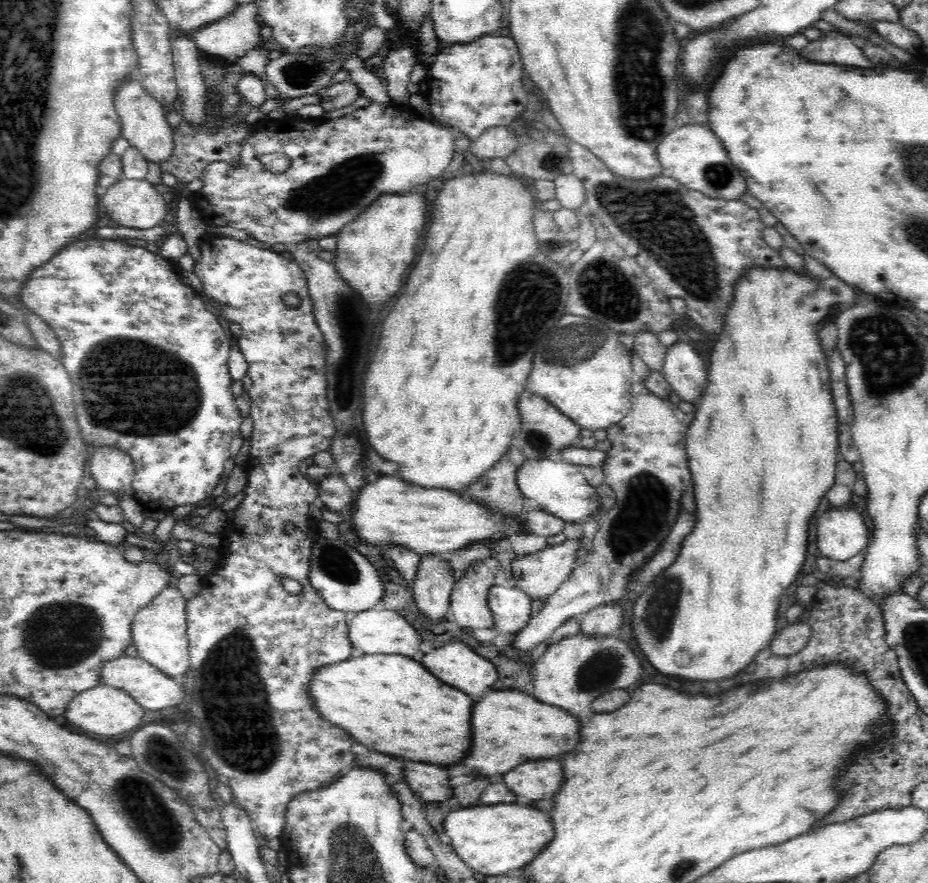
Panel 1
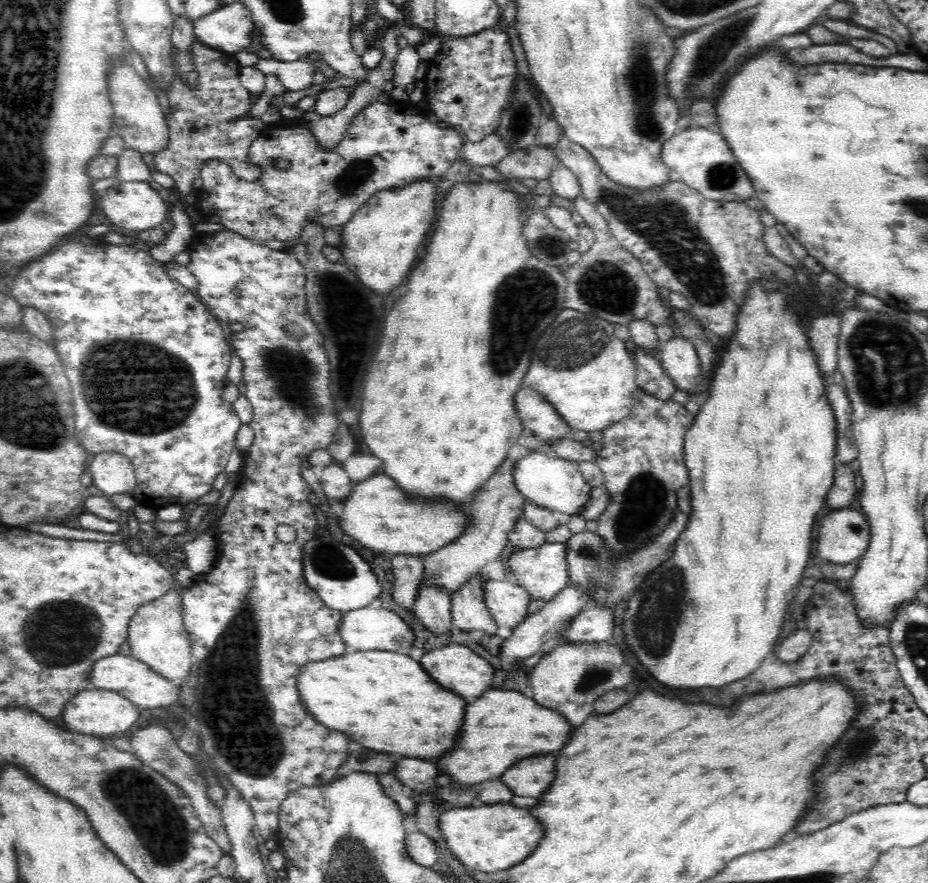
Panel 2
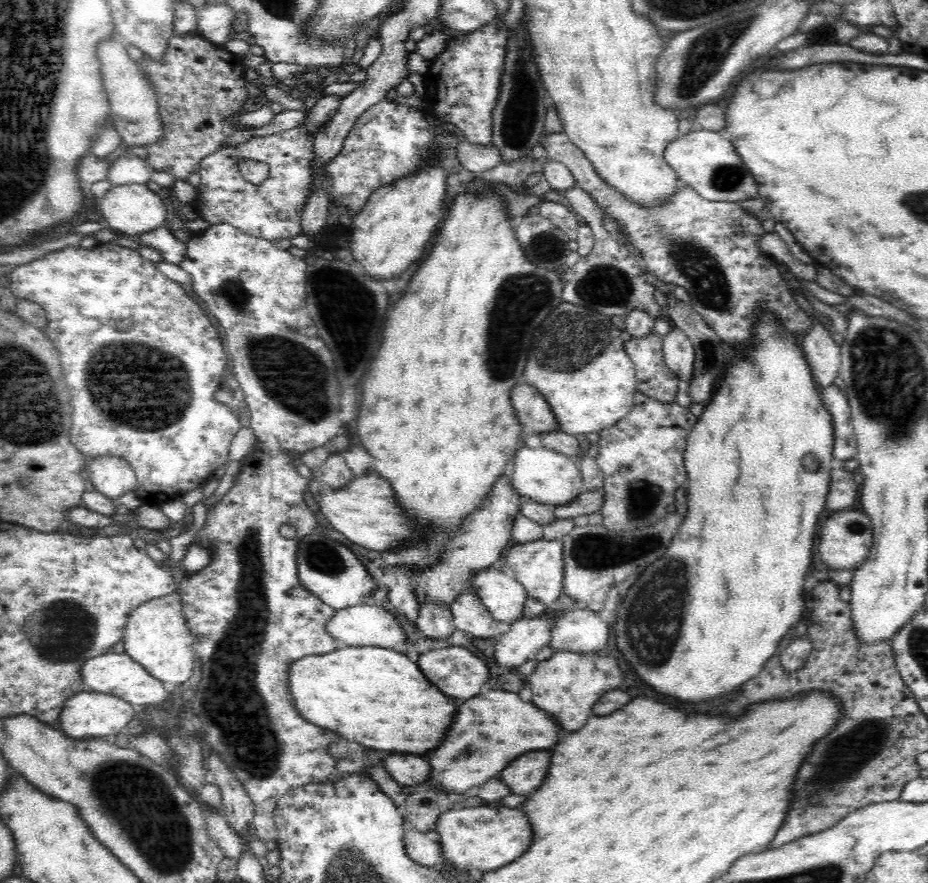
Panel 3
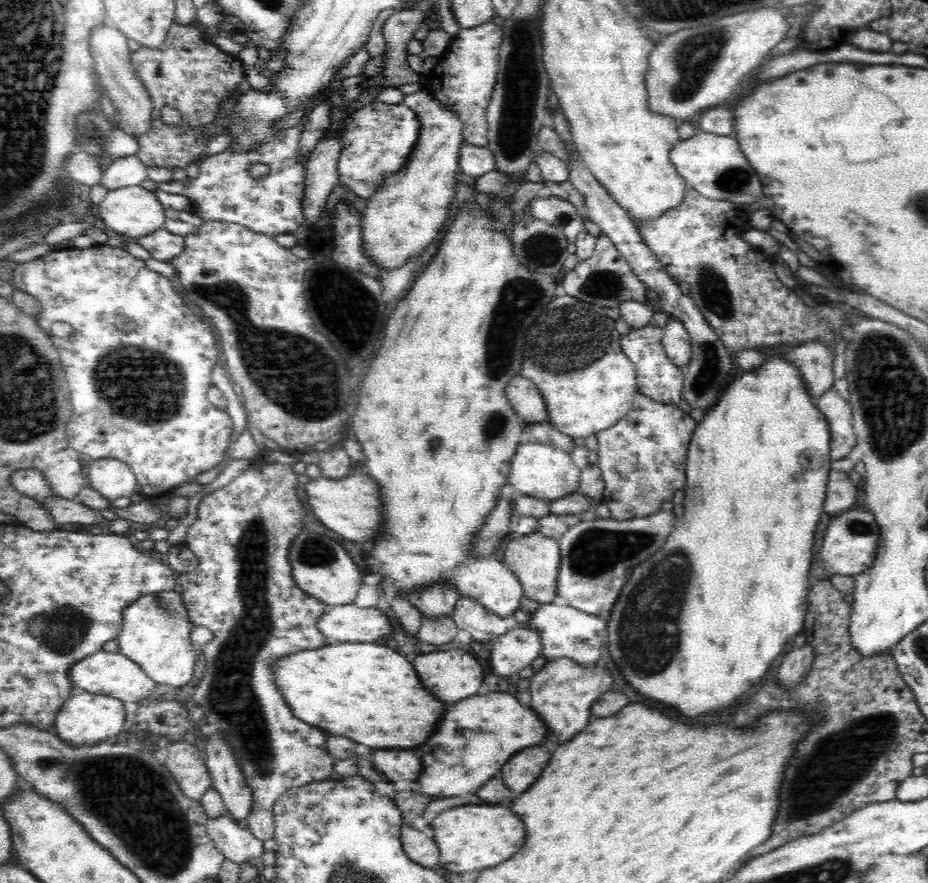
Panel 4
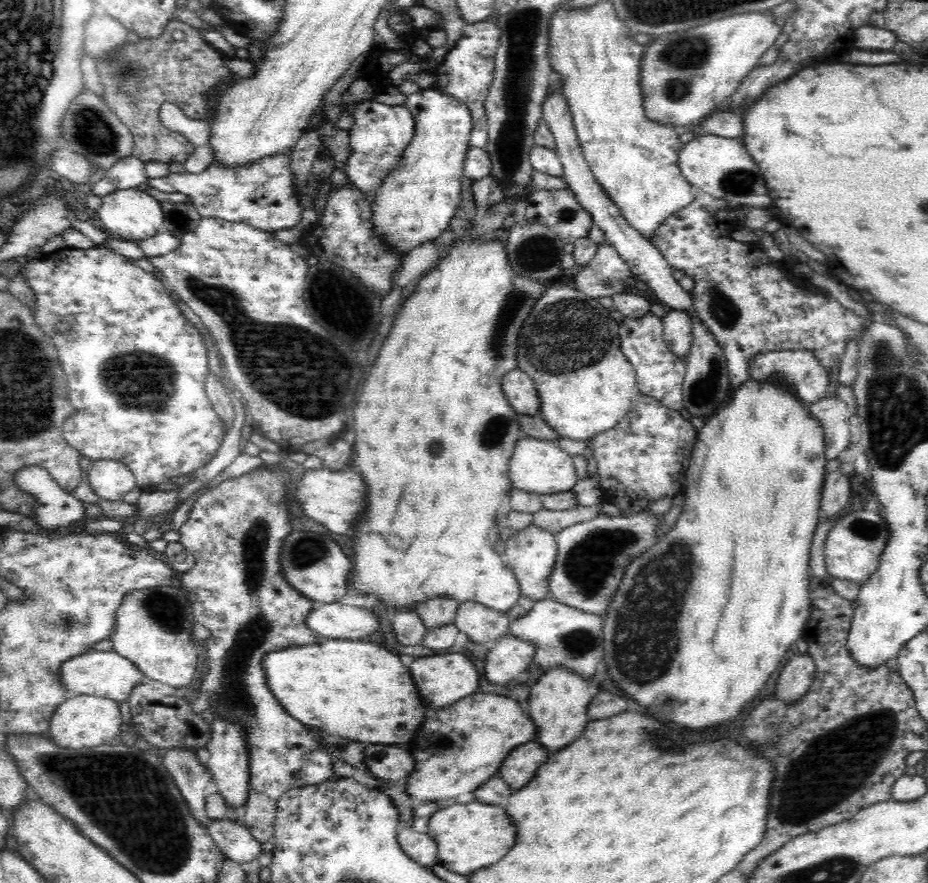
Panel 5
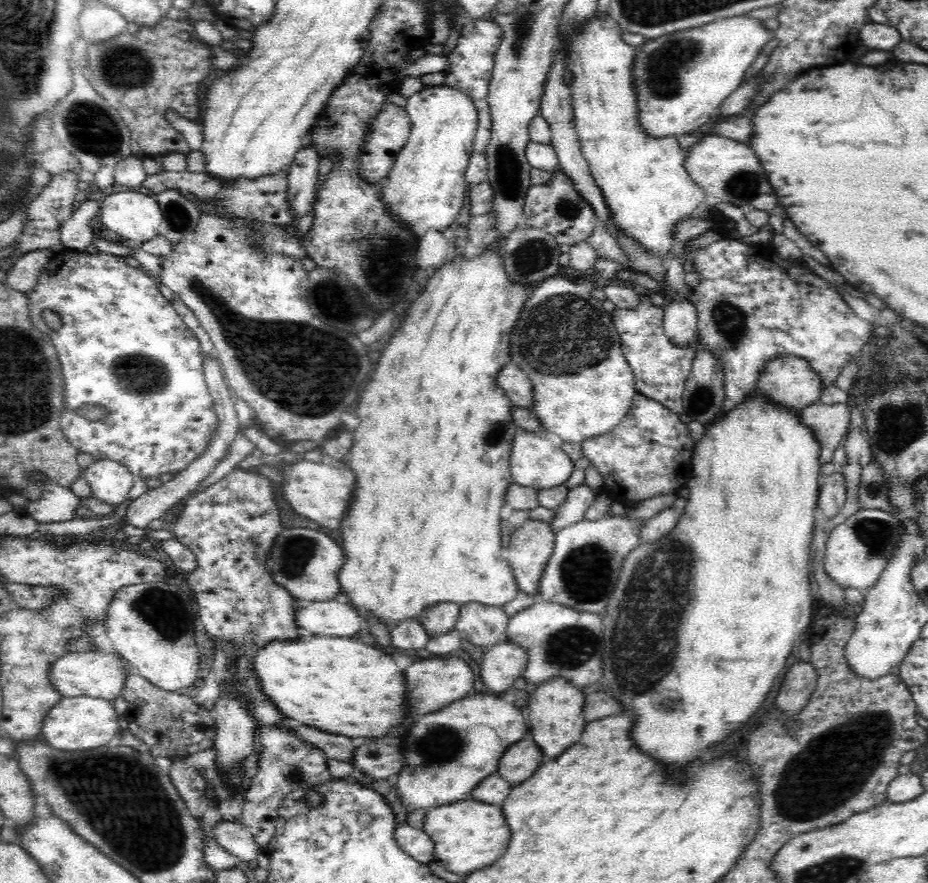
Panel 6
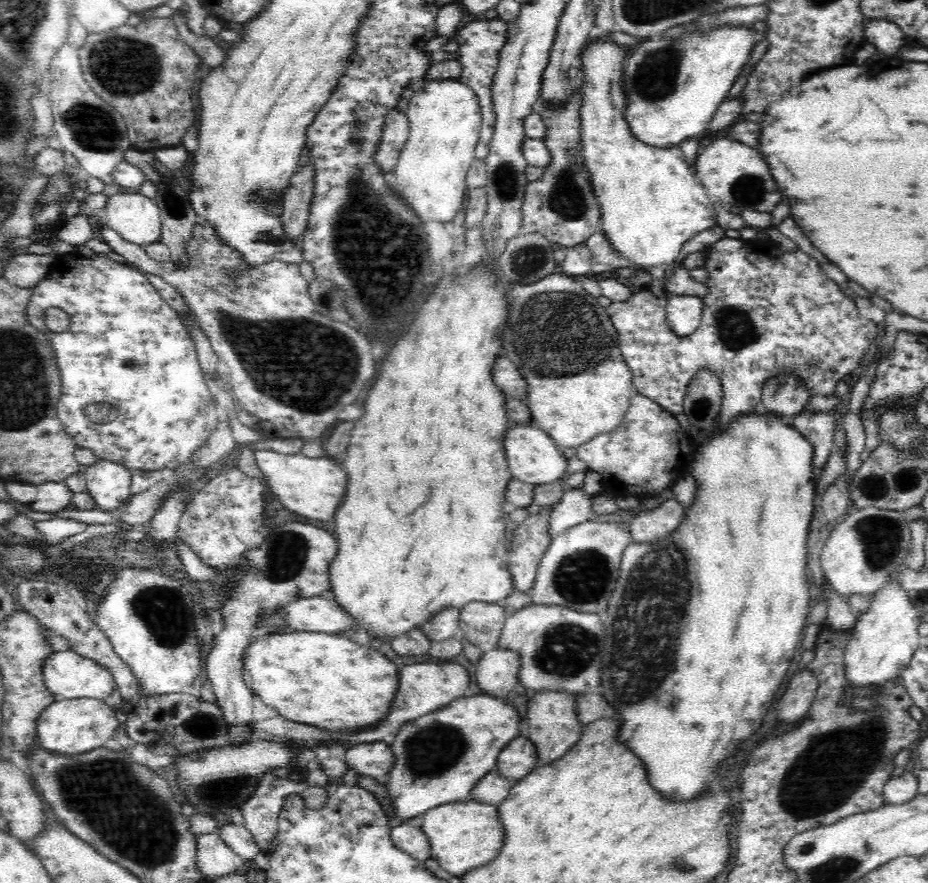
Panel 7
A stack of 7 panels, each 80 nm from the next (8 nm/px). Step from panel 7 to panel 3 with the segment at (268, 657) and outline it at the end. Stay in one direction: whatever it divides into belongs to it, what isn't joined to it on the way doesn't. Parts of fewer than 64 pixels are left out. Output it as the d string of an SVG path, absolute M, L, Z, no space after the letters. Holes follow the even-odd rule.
M338 647L325 655L303 656L290 663L289 670L294 707L302 719L368 748L428 752L440 744L456 714L456 700L438 692L398 649Z

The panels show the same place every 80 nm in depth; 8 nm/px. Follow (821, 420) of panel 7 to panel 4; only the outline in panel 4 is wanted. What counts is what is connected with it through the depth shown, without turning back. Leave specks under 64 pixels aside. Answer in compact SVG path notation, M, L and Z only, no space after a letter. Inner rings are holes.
M830 388L814 400L816 408L828 421L831 439L831 458L845 458L852 448L857 447L856 433L853 429L853 412L846 401L834 388Z

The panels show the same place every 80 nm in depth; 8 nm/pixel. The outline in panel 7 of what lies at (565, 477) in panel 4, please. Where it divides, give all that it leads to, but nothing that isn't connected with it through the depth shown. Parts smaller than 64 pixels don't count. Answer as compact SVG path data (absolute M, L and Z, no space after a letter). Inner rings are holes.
M511 423L505 434L505 455L511 476L527 484L552 484L564 476L567 458L555 440L542 429L528 423Z

